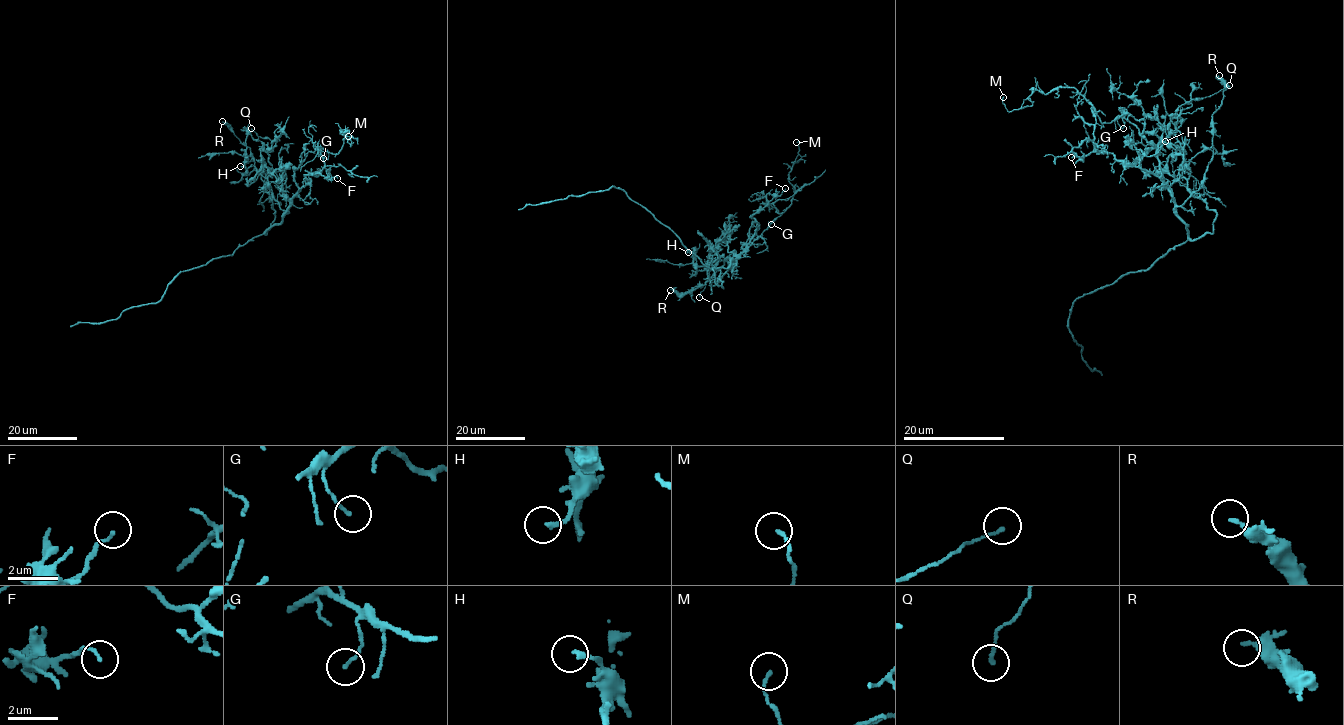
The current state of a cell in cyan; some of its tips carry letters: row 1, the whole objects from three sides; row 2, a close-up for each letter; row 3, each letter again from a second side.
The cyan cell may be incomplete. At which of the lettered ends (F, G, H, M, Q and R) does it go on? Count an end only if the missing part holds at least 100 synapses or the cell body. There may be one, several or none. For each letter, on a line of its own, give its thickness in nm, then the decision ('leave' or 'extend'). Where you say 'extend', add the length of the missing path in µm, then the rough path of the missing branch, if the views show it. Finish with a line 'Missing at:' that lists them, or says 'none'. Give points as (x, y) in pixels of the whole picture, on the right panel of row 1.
F: calibre 110 nm; leave
G: calibre 110 nm; leave
H: calibre 160 nm; leave
M: calibre 120 nm; leave
Q: calibre 140 nm; leave
R: calibre 240 nm; leave
Missing at: none

